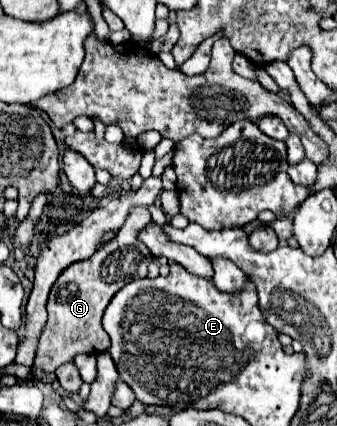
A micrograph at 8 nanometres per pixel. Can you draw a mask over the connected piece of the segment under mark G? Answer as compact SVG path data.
M116 234L112 240L104 242L88 260L80 260L70 264L54 282L50 296L48 296L48 322L42 328L42 334L38 336L38 350L34 358L34 368L42 368L44 372L54 372L58 366L72 362L78 354L100 354L110 348L110 338L102 328L102 314L110 302L110 298L124 288L128 282L146 278L148 276L148 264L152 262L152 252L144 242L138 240L138 234Z

